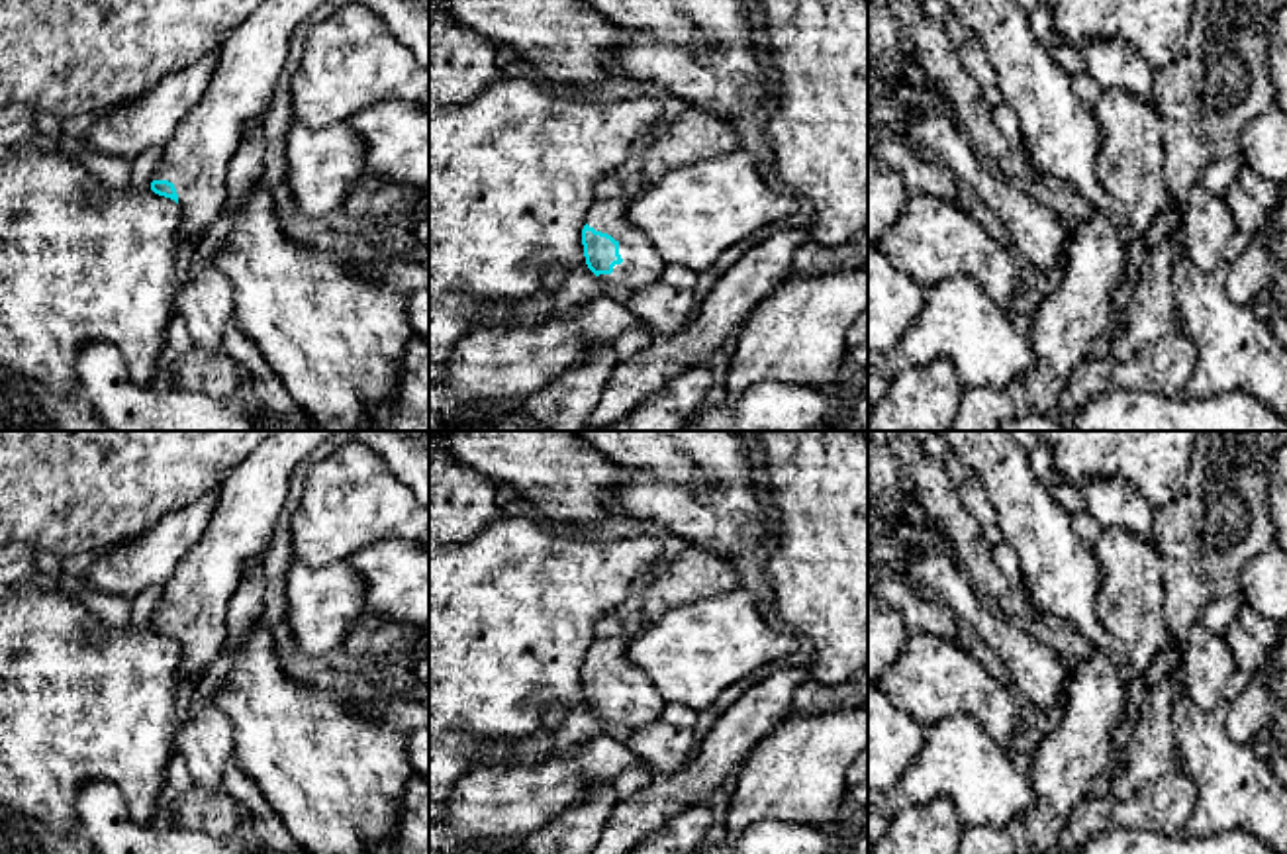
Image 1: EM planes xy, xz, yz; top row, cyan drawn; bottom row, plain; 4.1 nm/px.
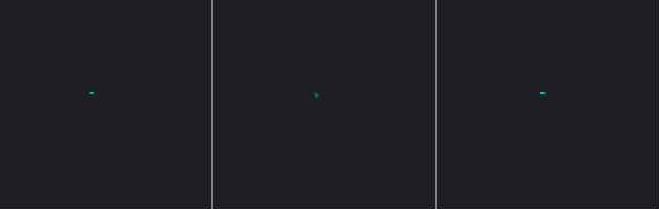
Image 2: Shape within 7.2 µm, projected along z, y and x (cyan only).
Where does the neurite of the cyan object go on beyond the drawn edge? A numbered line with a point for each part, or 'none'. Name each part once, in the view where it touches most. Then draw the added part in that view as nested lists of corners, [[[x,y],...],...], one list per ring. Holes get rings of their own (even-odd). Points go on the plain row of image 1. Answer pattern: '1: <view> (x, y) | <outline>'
1: xz (641, 706) | [[[596,639],[586,662],[596,670],[611,674],[619,682],[623,701],[615,703],[611,713],[599,713],[597,717],[601,721],[637,731],[662,719],[666,701],[644,672],[629,662],[627,642],[623,639]]]

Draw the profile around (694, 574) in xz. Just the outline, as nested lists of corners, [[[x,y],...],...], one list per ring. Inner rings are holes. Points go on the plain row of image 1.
[[[690,546],[644,578],[637,593],[643,599],[644,617],[650,621],[676,605],[735,592],[739,588],[740,578],[735,572],[733,562],[703,548]]]

